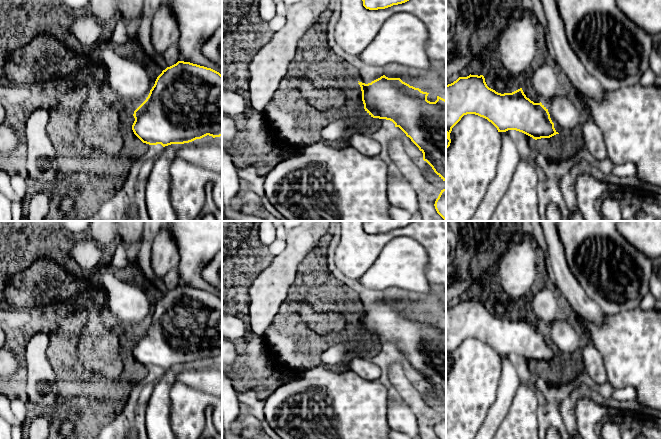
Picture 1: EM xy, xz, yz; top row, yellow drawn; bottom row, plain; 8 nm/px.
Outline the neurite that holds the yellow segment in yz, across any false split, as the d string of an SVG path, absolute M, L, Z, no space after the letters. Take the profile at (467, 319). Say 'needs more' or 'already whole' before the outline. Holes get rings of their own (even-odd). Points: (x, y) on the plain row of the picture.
already whole | M470 298L467 301L459 301L453 307L446 309L446 373L451 367L452 352L467 338L475 338L487 343L498 356L516 354L535 364L559 358L554 352L548 333L541 326L531 325L526 321L522 312L512 317L498 317L487 310L483 299Z

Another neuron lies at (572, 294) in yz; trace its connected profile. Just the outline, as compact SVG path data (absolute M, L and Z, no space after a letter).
M540 221L547 245L547 253L555 278L555 287L563 304L588 321L601 325L606 313L585 293L568 266L564 246L560 241L556 221Z

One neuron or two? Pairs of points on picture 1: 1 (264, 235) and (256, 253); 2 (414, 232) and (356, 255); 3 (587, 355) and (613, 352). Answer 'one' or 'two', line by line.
1: two
2: one
3: two

